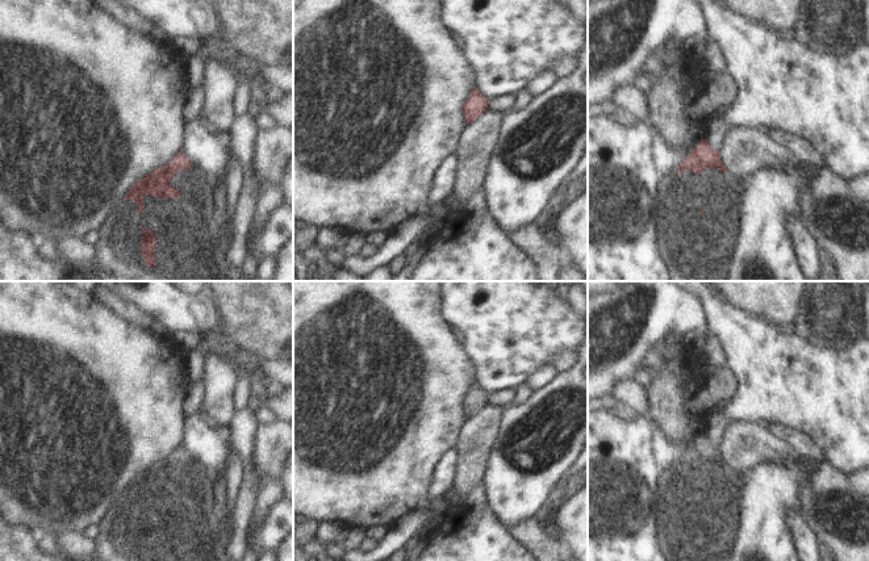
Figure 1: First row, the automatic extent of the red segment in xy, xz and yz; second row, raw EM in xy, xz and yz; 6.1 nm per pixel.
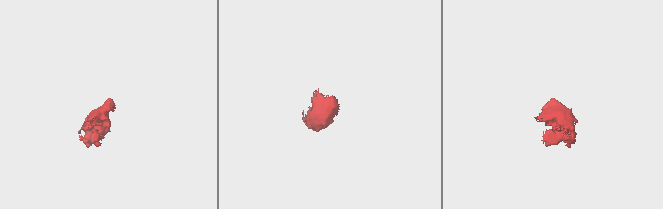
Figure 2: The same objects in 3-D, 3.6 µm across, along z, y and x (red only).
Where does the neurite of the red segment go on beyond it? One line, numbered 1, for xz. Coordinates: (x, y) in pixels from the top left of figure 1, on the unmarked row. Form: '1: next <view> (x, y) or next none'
1: next none

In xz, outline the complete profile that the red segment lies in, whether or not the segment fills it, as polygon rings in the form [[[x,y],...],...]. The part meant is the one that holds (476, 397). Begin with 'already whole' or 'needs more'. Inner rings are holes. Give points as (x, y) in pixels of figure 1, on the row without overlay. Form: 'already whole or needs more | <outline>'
already whole | [[[475,381],[461,401],[465,418],[475,415],[481,407],[488,405],[488,393]]]

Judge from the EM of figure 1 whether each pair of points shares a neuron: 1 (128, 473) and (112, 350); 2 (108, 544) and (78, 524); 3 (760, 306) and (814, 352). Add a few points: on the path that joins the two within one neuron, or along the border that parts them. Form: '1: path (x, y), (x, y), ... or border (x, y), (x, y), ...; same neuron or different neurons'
1: path (130, 443), (112, 398), (112, 380); same neuron
2: border (117, 499), (97, 523); different neurons
3: border (750, 314), (772, 322), (778, 327); different neurons

